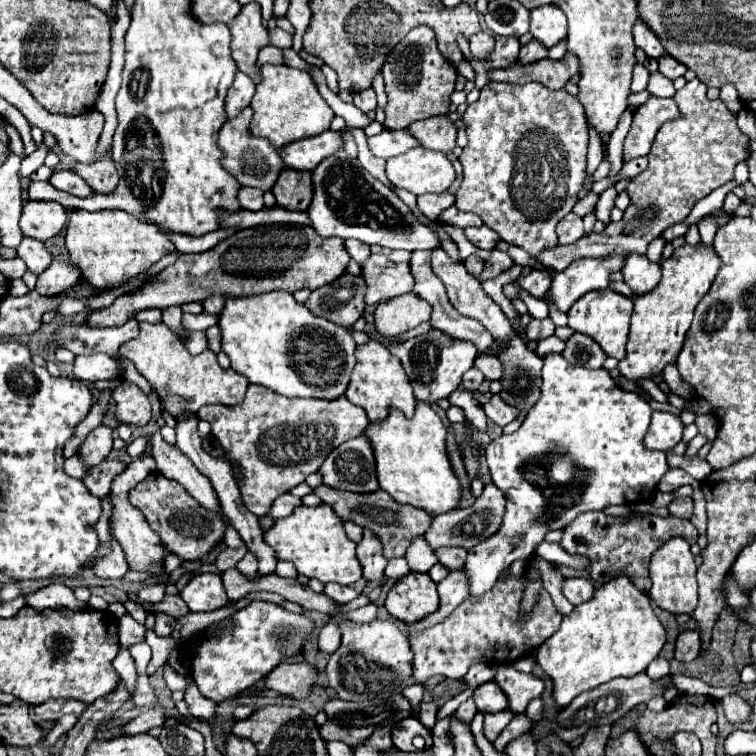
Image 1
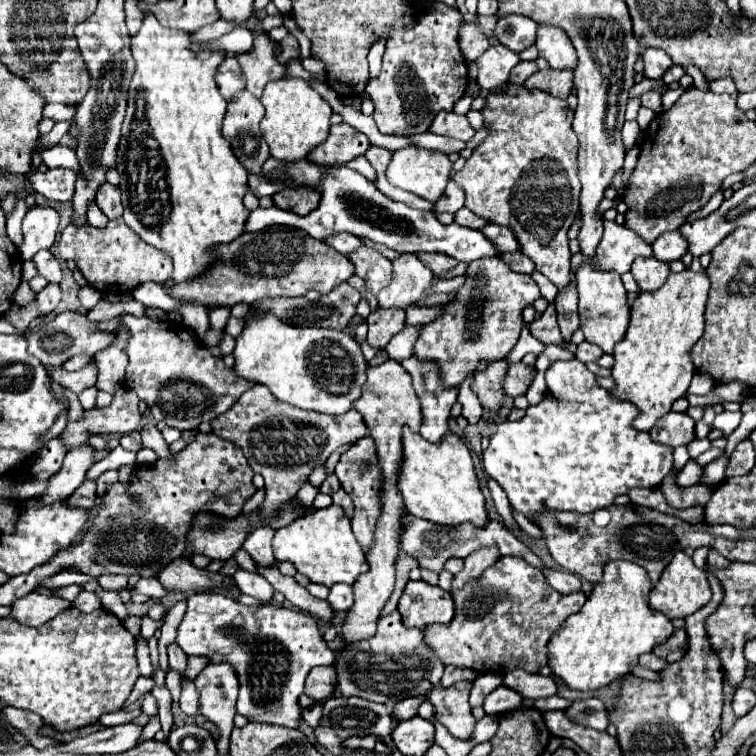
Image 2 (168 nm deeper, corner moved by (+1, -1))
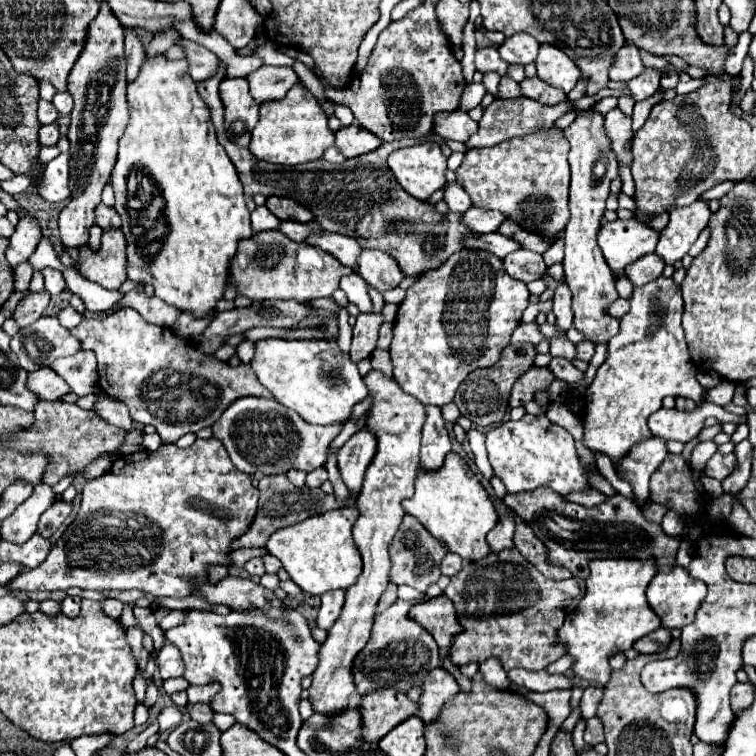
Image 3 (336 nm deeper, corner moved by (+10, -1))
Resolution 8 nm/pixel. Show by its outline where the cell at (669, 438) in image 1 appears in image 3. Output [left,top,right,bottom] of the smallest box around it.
[648,403,747,443]

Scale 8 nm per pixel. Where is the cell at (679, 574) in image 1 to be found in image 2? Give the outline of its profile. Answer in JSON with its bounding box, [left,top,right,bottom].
[649,551,711,619]

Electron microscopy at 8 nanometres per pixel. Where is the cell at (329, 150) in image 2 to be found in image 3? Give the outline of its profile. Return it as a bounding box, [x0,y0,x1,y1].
[336,127,384,157]

